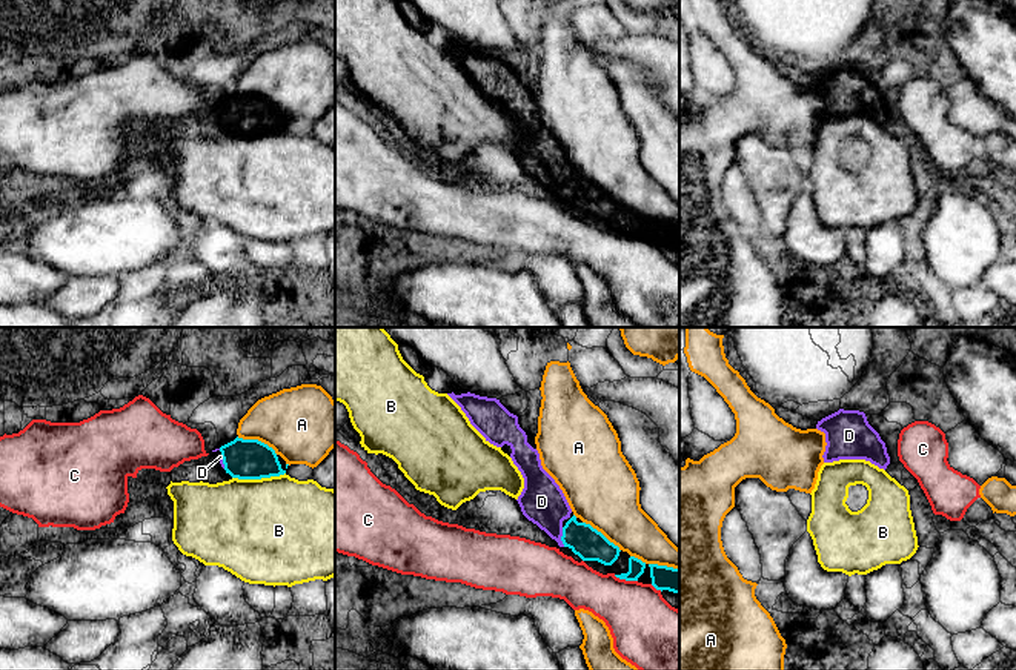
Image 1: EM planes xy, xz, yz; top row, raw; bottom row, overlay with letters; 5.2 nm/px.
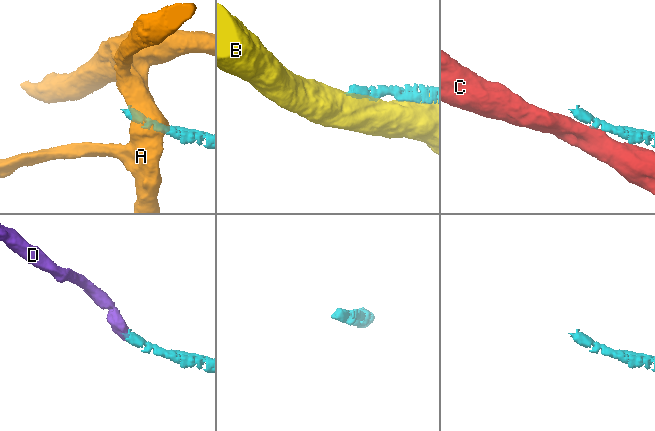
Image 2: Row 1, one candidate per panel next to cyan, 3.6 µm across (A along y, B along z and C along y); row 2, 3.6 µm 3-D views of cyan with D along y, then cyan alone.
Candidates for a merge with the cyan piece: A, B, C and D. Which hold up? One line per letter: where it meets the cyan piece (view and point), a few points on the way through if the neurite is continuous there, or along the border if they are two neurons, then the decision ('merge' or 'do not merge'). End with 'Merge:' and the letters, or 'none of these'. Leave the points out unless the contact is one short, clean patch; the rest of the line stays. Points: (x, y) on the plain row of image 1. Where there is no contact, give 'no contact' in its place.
A: meets cyan in xy at (257, 96); do not merge
B: meets cyan in xy at (258, 134); do not merge
C: meets cyan in xz at (626, 235); do not merge
D: meets cyan in xz at (561, 192); runs through xz (587, 199), (580, 192), (561, 192), (541, 157); merge
Merge: D

